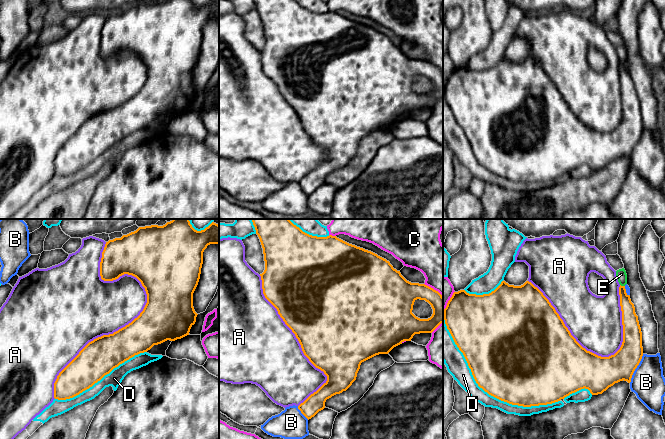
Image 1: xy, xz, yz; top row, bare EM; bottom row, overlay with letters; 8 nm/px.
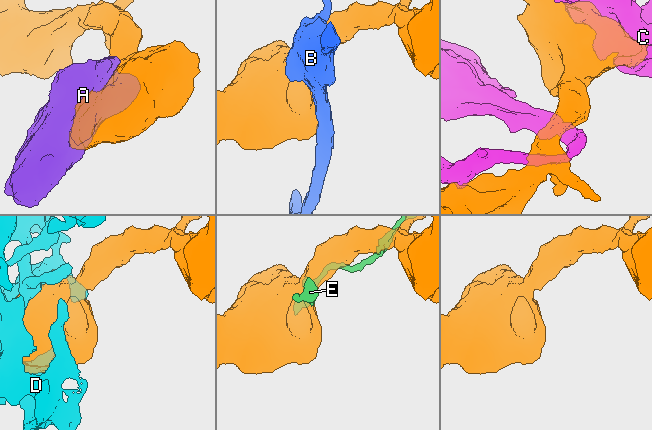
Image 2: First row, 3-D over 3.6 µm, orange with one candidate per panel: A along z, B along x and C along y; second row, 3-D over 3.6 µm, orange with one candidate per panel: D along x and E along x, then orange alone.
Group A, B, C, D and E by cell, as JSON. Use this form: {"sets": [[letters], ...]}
{"sets": [["A"], ["B"], ["C"], ["D"], ["E"]]}

